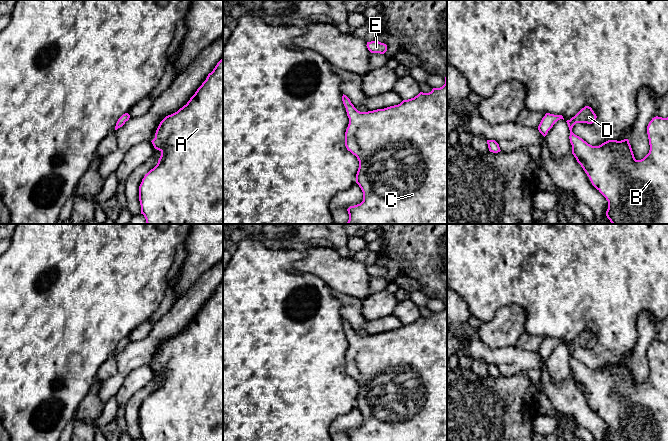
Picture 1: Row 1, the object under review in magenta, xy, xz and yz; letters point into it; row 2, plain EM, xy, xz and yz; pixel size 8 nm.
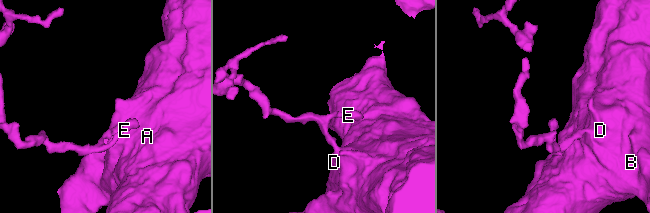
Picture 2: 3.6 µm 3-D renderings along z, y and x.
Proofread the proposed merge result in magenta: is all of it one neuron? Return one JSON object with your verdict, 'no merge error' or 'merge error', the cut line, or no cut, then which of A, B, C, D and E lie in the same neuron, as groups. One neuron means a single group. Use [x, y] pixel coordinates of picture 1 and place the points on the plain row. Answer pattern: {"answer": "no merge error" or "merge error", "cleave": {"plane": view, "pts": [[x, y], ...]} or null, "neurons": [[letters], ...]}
{"answer": "no merge error", "cleave": null, "neurons": [["A", "B", "C", "D", "E"]]}

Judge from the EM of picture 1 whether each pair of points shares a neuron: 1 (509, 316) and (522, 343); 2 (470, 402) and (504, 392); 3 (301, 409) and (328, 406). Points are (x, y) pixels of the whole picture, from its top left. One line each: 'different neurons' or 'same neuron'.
1: different neurons
2: same neuron
3: same neuron

